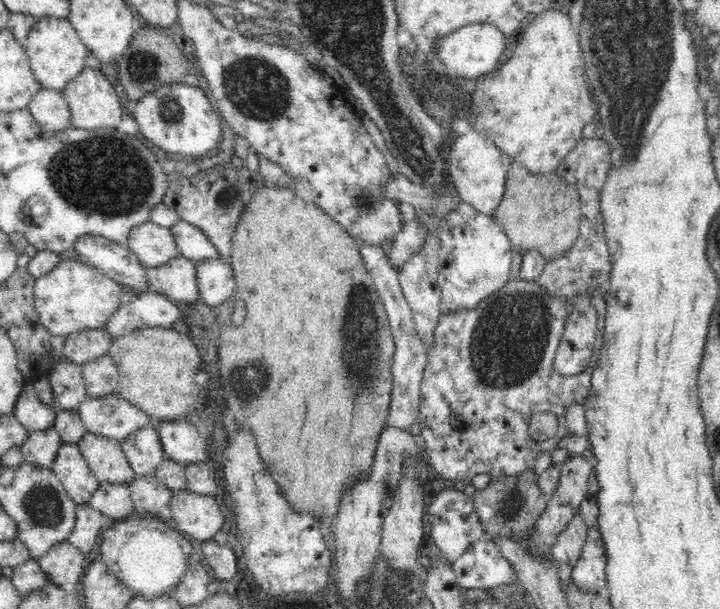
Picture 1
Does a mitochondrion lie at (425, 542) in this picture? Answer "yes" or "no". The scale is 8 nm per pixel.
no

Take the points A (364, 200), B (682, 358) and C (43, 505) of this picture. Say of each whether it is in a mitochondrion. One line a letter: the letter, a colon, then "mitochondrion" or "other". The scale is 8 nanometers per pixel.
A: mitochondrion
B: other
C: mitochondrion

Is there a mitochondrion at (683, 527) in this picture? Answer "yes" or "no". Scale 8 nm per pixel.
no

